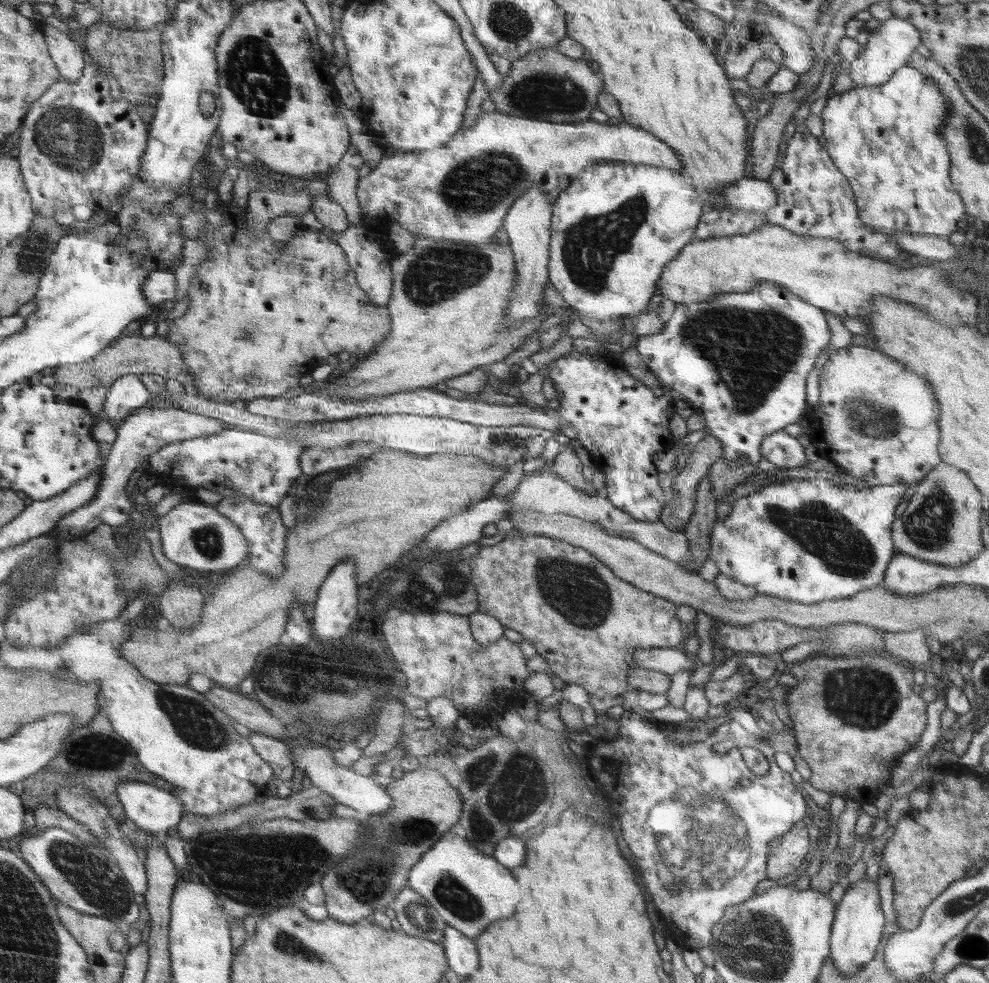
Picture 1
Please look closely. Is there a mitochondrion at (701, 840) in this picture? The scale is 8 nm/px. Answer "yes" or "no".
yes

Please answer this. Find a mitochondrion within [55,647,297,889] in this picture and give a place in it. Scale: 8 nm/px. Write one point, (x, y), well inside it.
(197, 725)

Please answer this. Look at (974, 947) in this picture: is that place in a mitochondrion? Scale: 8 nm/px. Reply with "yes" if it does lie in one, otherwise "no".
yes

